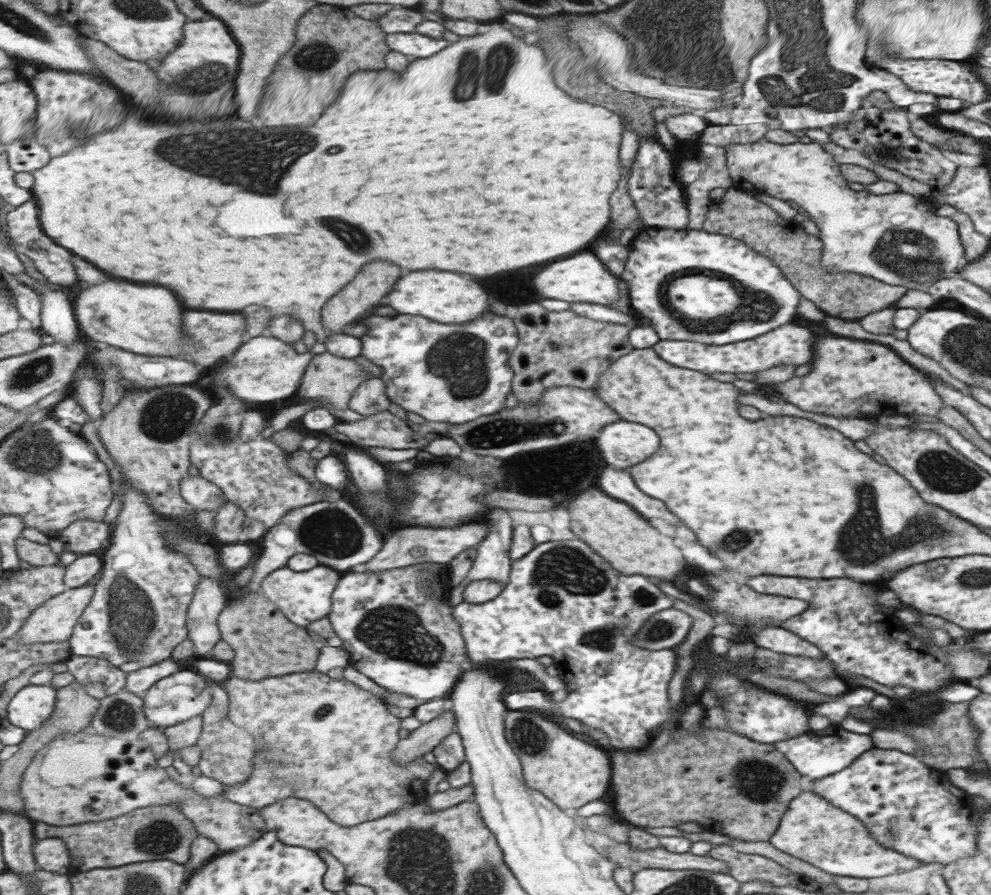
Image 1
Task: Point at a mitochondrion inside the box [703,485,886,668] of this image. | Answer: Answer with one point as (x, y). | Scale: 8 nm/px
(739, 538)

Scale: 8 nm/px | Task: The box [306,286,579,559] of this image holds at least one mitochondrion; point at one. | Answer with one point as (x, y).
(459, 361)

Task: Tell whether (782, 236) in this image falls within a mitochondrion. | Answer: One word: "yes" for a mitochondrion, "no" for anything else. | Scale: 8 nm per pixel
no

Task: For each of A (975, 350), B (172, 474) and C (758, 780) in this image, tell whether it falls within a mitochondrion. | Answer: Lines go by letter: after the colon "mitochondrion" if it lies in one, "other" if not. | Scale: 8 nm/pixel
A: mitochondrion
B: other
C: mitochondrion

